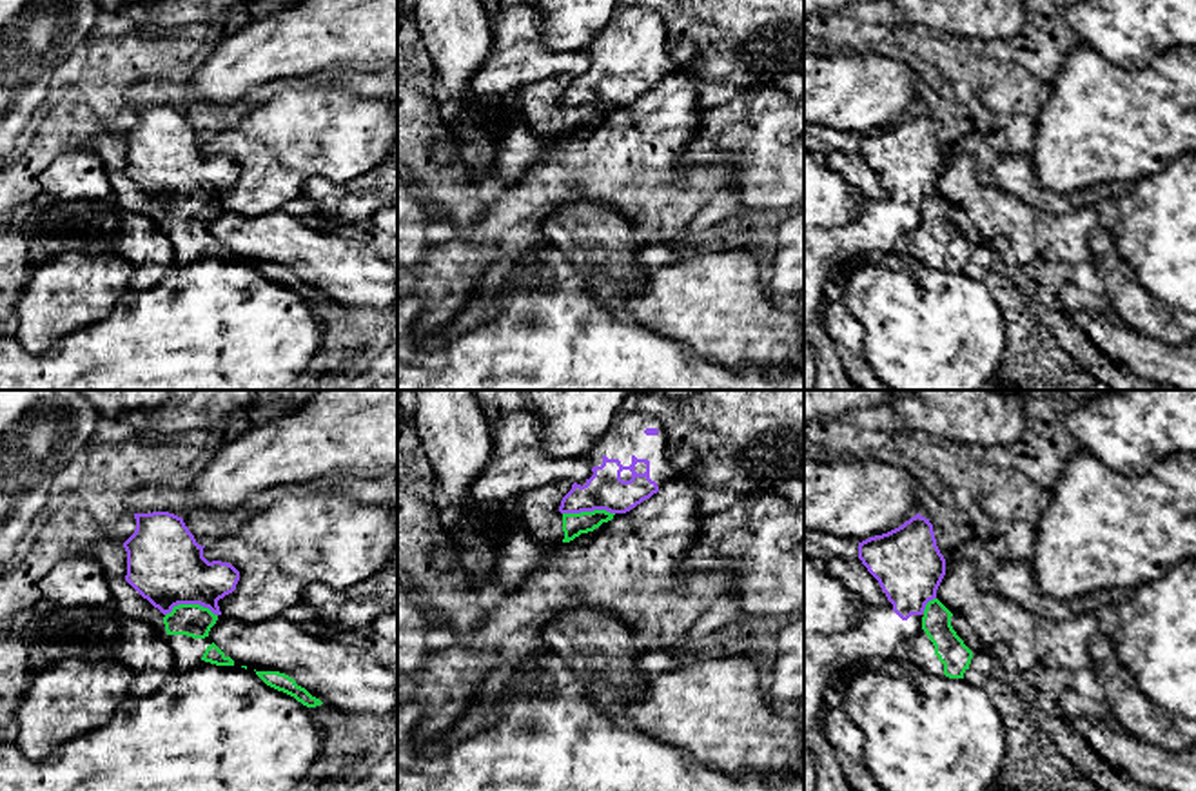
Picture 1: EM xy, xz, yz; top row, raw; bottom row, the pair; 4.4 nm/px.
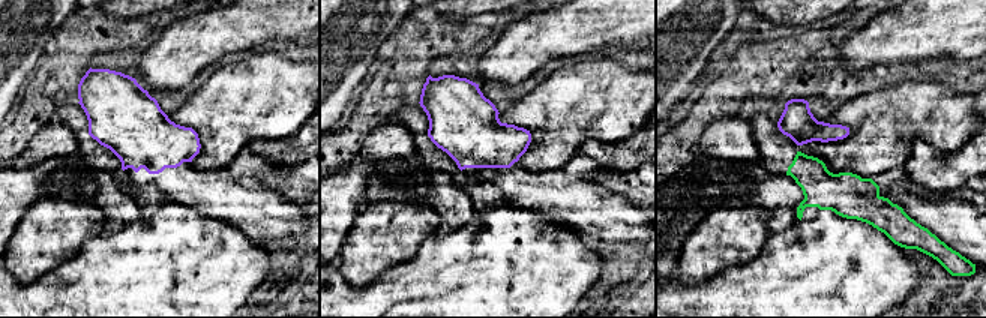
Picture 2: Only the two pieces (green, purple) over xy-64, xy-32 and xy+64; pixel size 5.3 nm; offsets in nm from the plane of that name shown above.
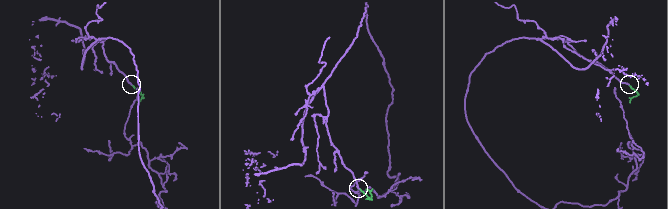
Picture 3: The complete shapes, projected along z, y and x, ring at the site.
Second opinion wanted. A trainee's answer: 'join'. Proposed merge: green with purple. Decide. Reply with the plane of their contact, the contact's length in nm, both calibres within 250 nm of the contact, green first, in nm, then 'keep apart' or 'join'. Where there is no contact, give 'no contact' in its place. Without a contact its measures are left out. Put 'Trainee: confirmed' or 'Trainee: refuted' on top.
Trainee: refuted
xy | 240 nm | 150/340 nm | keep apart

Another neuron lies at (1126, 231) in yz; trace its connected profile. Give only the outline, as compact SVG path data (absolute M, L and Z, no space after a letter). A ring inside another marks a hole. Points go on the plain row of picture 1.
M1196 154L1174 158L1163 171L1127 187L1114 201L1118 218L1109 227L1114 245L1145 290L1172 308L1196 314Z

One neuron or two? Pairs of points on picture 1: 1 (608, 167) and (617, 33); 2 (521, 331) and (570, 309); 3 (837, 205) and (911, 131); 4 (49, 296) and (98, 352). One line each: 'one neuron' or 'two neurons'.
1: two neurons
2: one neuron
3: two neurons
4: two neurons

